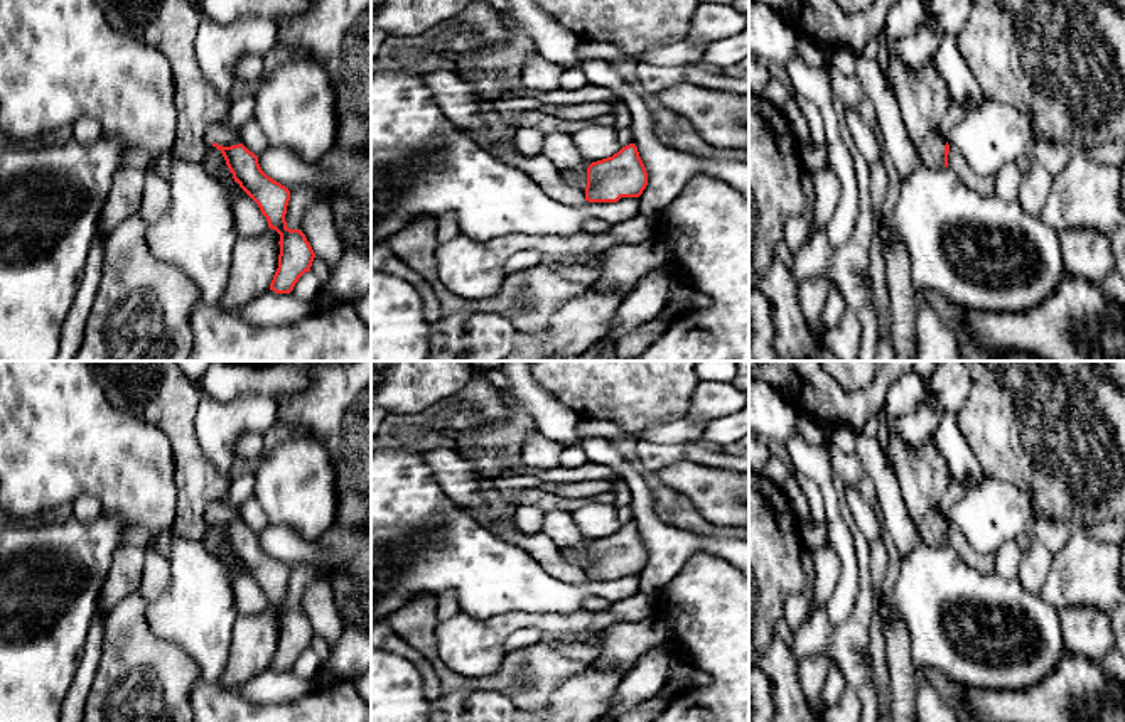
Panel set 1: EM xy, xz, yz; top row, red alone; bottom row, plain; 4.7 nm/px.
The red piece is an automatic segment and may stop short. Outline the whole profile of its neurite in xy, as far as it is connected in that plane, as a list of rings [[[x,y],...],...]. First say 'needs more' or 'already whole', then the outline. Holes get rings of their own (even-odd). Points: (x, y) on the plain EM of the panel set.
already whole | [[[213,520],[233,552],[234,560],[258,582],[268,606],[280,612],[278,646],[270,661],[275,671],[290,671],[299,656],[310,649],[315,631],[300,607],[290,607],[285,599],[290,568],[268,555],[258,535],[243,521],[223,525]]]

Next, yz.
needs more | [[[889,432],[889,454],[901,496],[923,543],[948,545],[950,523],[939,511],[939,501],[953,479],[934,435],[911,449],[897,434]]]

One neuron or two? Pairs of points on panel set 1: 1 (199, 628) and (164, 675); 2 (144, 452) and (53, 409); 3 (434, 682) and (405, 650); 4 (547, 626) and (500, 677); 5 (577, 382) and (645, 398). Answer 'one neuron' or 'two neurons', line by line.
1: two neurons
2: one neuron
3: one neuron
4: two neurons
5: one neuron

